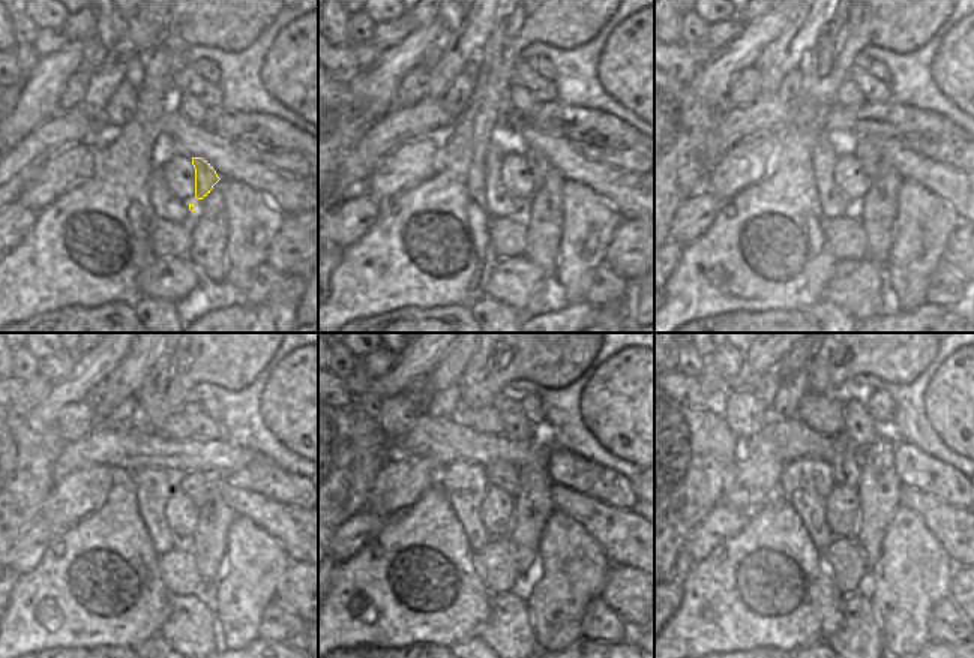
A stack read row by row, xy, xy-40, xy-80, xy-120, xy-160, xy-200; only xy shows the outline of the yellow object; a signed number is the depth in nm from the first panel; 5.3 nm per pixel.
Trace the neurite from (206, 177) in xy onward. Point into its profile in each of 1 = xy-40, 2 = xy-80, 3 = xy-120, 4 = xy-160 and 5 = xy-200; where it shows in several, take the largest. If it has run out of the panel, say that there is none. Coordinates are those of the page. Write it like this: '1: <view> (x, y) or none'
1: xy-40 (538, 164)
2: xy-80 (865, 149)
3: xy-120 (195, 484)
4: xy-160 (505, 475)
5: xy-200 (845, 466)

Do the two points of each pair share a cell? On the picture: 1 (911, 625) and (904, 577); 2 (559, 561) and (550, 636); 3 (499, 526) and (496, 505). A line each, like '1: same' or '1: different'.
1: same
2: same
3: same

